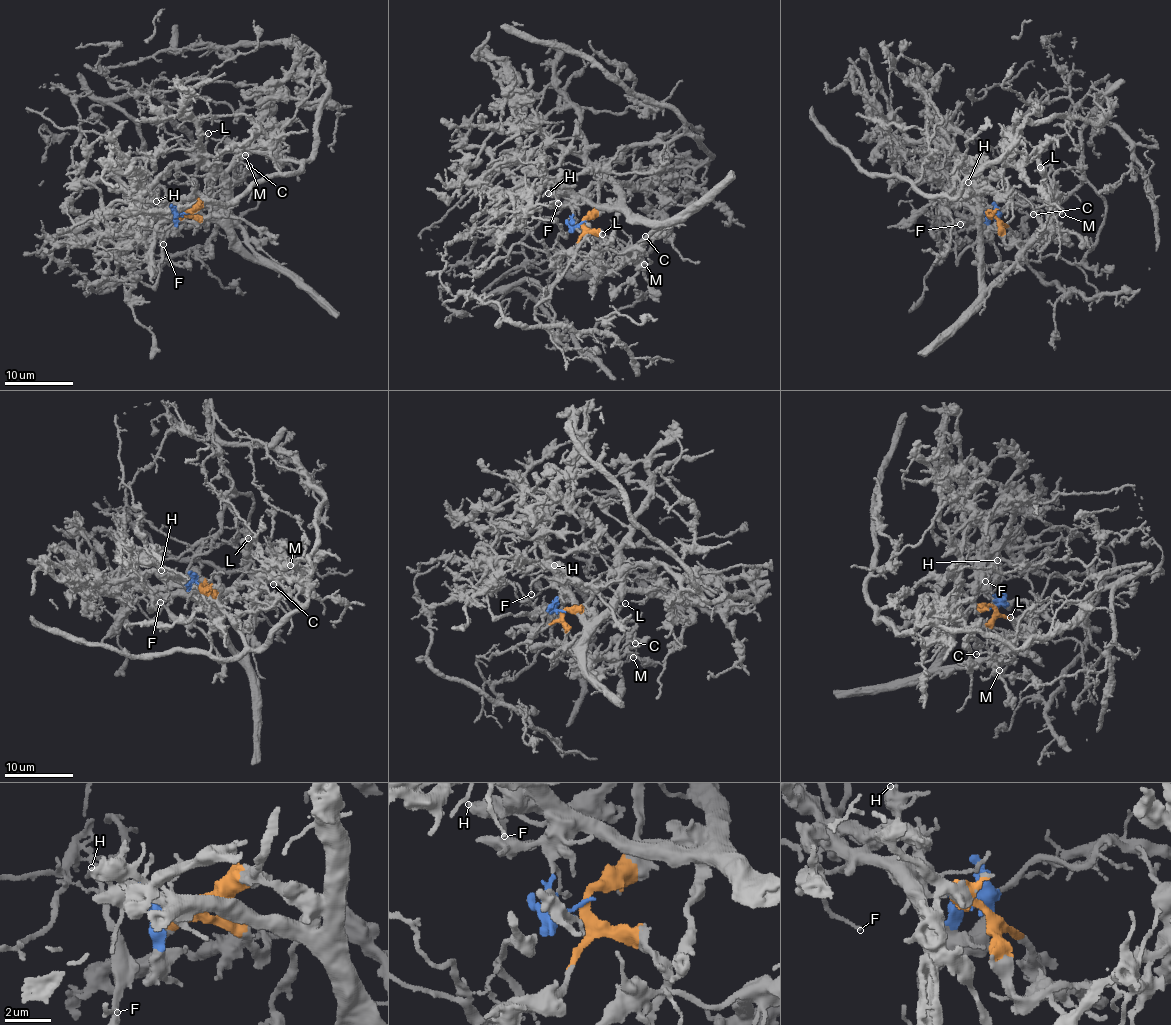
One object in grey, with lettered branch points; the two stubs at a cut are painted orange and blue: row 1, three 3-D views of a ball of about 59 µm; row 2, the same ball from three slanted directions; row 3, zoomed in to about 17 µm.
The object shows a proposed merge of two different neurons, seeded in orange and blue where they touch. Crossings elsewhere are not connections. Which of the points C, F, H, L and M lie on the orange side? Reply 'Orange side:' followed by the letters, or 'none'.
Orange side: L

